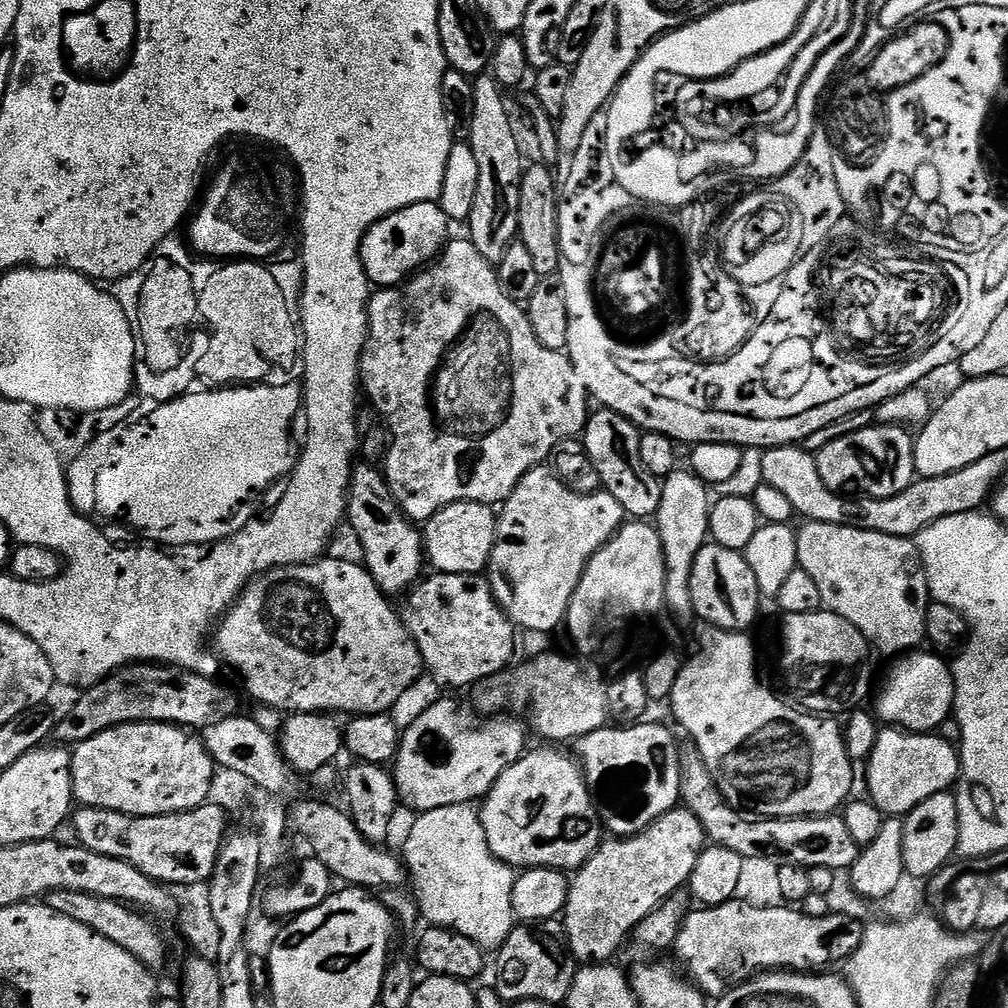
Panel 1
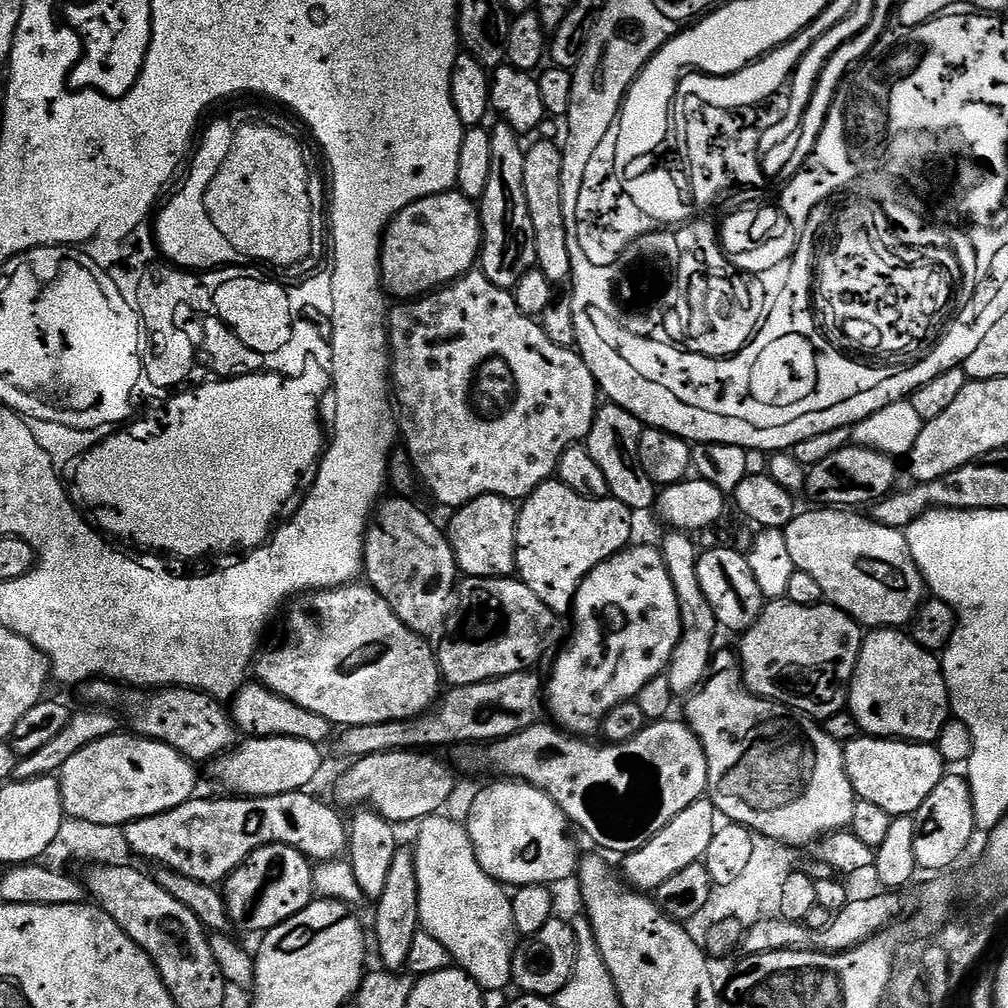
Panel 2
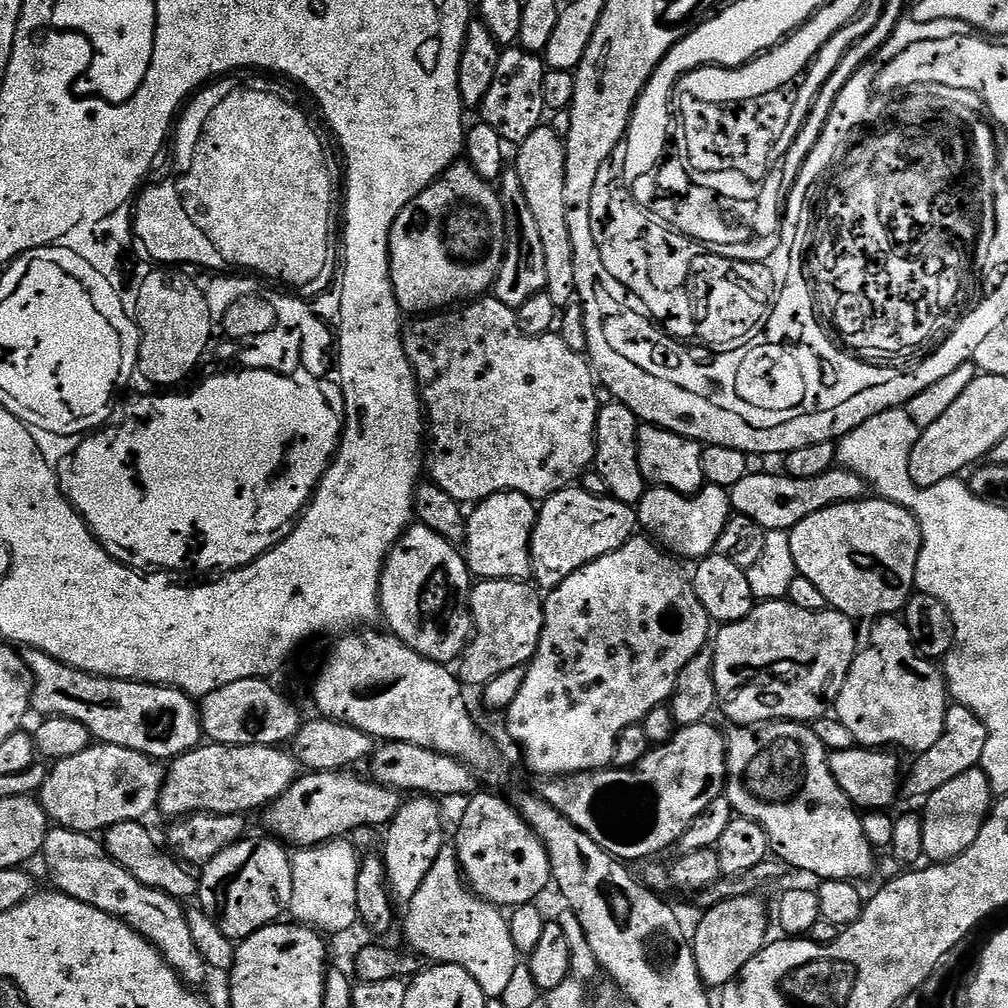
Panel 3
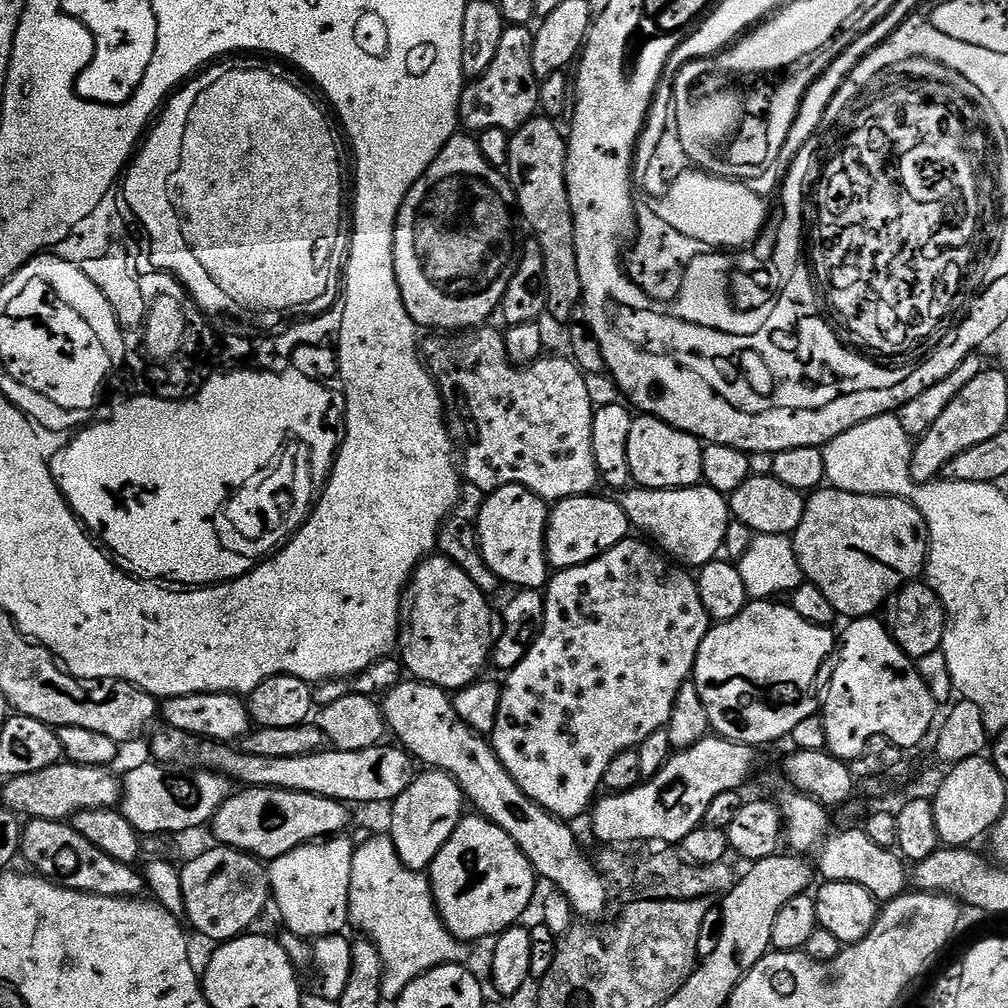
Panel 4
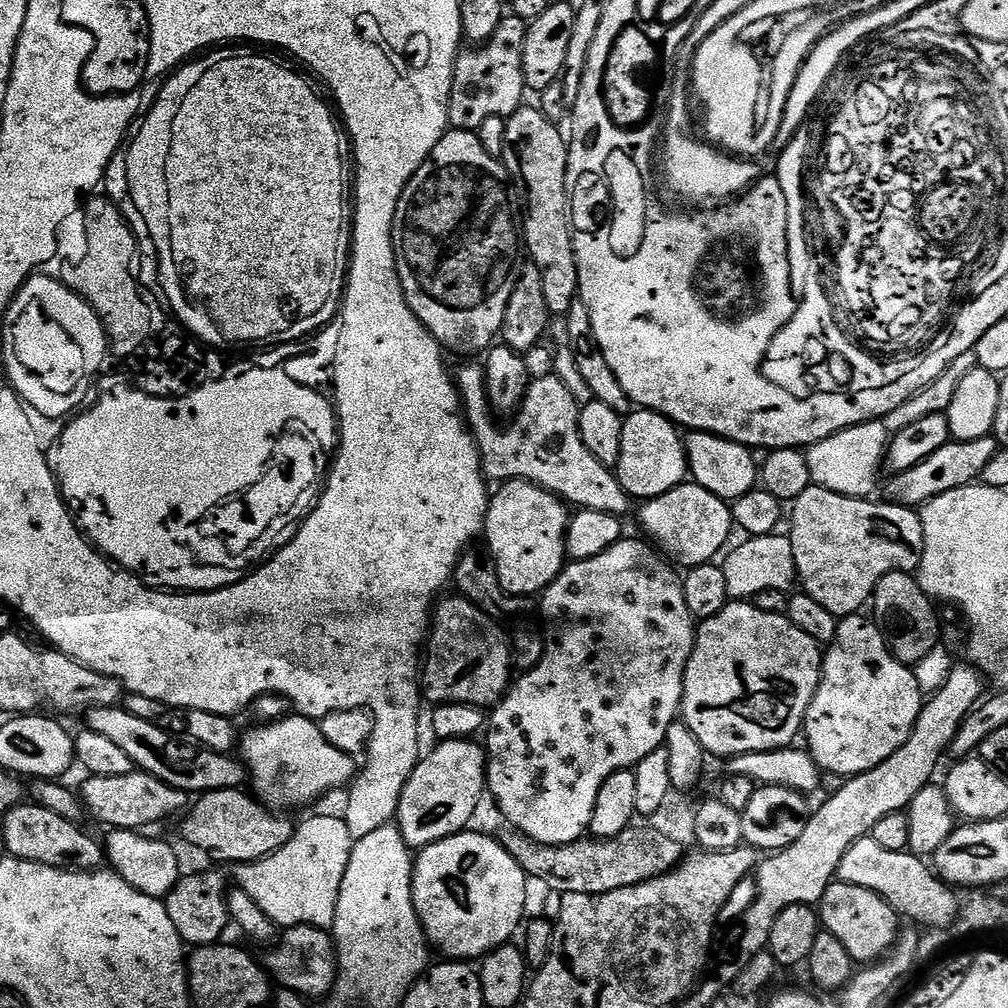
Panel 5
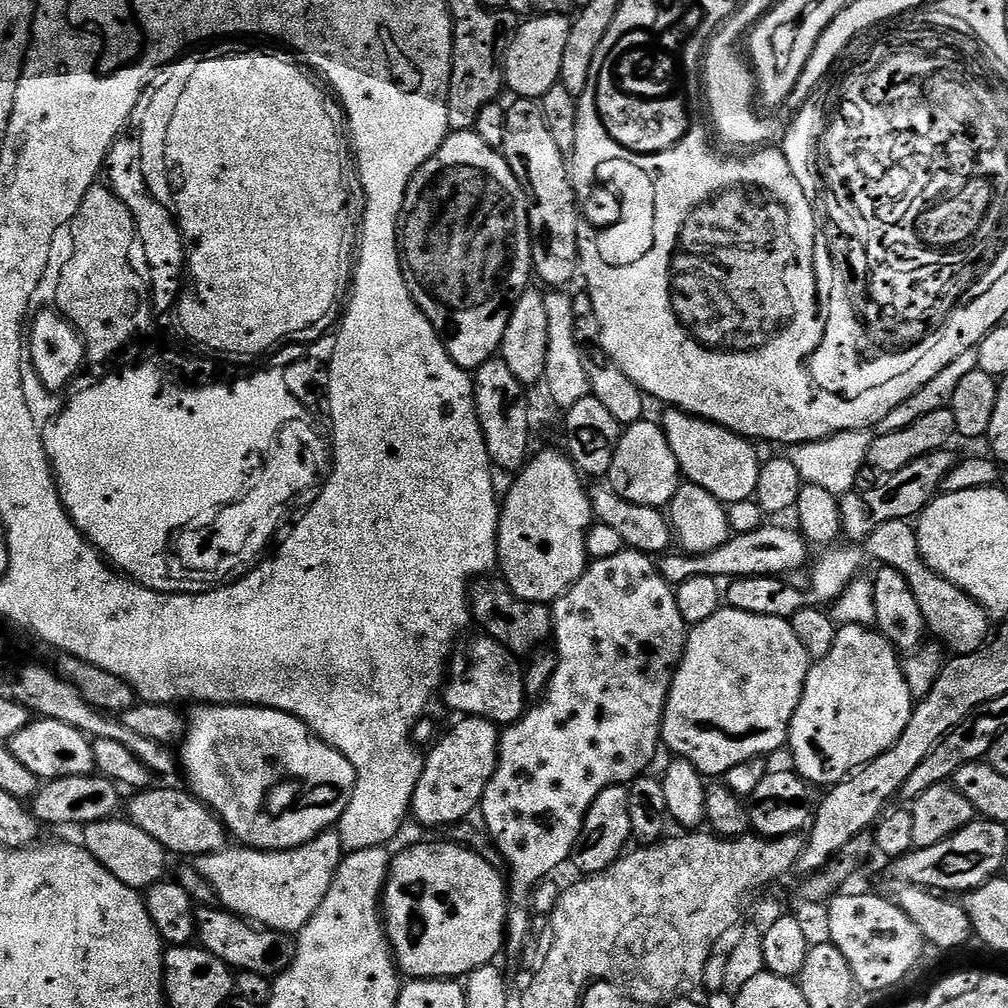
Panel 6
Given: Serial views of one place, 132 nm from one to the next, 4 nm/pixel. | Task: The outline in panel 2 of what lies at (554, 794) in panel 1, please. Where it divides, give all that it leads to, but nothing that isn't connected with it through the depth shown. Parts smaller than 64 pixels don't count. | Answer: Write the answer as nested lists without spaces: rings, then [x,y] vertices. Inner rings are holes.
[[[507,778],[496,783],[500,784],[482,789],[468,808],[466,827],[474,854],[478,858],[478,866],[482,866],[490,878],[513,889],[525,888],[531,884],[551,886],[563,879],[575,877],[578,872],[578,855],[576,856],[575,842],[567,836],[568,828],[570,829],[568,815],[546,793],[534,786]]]

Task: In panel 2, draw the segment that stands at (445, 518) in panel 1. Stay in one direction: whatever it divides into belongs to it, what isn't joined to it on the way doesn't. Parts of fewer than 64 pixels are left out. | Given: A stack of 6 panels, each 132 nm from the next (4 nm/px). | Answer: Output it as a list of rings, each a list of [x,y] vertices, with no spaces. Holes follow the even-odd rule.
[[[479,496],[451,513],[446,535],[452,543],[456,567],[465,577],[507,576],[516,572],[516,518],[518,508],[505,496]]]

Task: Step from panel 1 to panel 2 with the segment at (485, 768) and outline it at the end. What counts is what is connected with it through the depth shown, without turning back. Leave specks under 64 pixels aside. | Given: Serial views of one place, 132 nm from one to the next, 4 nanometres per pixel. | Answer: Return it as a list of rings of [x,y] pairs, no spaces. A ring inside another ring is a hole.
[[[424,750],[383,752],[349,763],[348,772],[336,780],[335,803],[345,804],[351,810],[367,806],[393,826],[408,824],[411,820],[423,822],[443,809],[440,807],[451,798],[456,788],[455,774],[436,756],[439,755]]]

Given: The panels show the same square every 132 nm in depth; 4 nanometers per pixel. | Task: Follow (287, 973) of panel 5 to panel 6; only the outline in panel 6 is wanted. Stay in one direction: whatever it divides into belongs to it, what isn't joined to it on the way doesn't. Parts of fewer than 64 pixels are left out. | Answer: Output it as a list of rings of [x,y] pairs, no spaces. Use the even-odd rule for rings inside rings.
[[[219,906],[197,907],[195,939],[199,947],[222,958],[222,962],[226,962],[229,968],[241,972],[253,971],[254,974],[269,978],[275,978],[291,968],[296,953],[296,945],[289,933],[253,926],[249,921]]]

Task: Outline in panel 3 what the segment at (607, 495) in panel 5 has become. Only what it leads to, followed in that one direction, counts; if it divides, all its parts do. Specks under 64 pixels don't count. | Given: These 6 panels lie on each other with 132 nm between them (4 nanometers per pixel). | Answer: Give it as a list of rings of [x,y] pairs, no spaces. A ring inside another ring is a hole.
[[[485,294],[471,302],[465,303],[459,310],[441,310],[435,314],[424,314],[403,325],[402,335],[406,358],[416,376],[416,387],[422,397],[422,407],[426,413],[426,472],[431,483],[436,484],[450,498],[461,502],[479,502],[492,496],[495,492],[521,492],[533,502],[543,502],[555,492],[571,488],[584,471],[593,467],[596,458],[596,415],[601,405],[596,401],[597,377],[589,361],[570,346],[558,334],[546,336],[527,336],[518,330],[516,313],[510,306],[496,300],[495,295]]]

